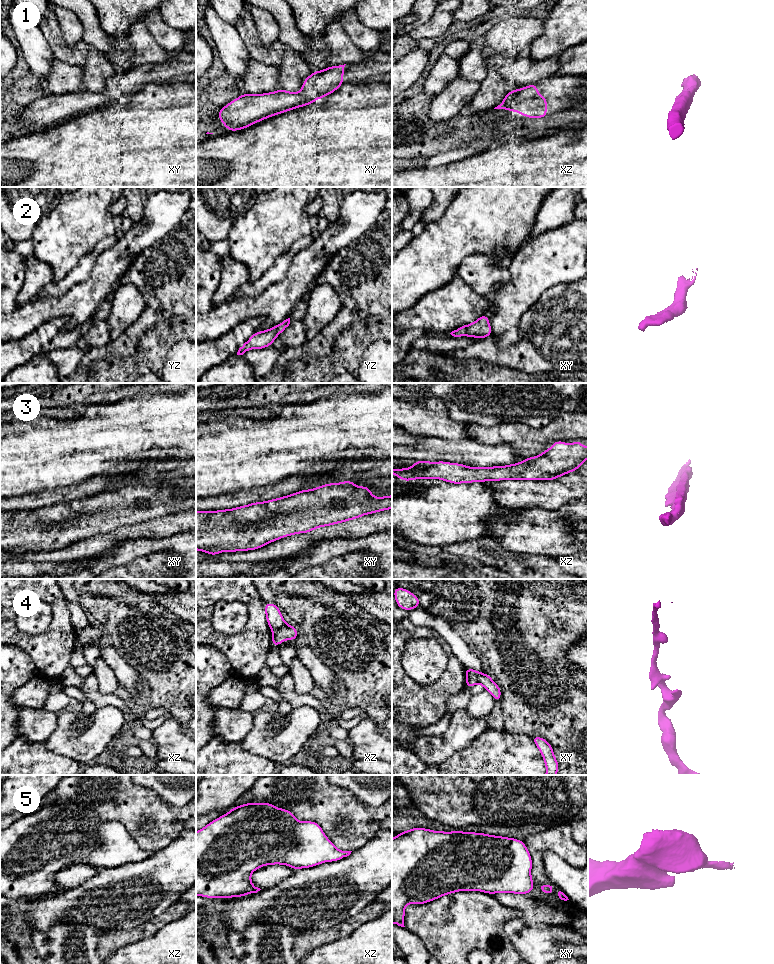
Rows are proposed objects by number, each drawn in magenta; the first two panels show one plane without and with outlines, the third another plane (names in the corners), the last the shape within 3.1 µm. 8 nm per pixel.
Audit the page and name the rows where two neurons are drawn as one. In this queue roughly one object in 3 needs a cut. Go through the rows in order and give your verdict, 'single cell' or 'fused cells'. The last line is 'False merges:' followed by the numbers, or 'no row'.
1: single cell
2: single cell
3: single cell
4: fused cells
5: single cell
False merges: 4

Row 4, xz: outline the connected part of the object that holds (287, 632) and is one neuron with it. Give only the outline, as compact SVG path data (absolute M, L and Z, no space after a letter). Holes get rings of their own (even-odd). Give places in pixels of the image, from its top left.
M284 624L279 629L272 631L272 646L279 646L285 640L296 640L299 633L294 626Z

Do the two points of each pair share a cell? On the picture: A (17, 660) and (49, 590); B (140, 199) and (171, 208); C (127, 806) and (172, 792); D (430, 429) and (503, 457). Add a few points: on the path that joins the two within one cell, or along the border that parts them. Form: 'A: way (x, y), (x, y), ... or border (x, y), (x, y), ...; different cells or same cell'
A: border (10, 644), (18, 646), (25, 652), (36, 668); different cells
B: border (150, 197), (140, 217); different cells
C: border (137, 785), (151, 789), (167, 803), (179, 807); different cells
D: border (439, 437), (445, 440), (468, 440); different cells

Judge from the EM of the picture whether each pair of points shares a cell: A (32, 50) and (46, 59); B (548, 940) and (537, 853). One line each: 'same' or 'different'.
A: same
B: same

